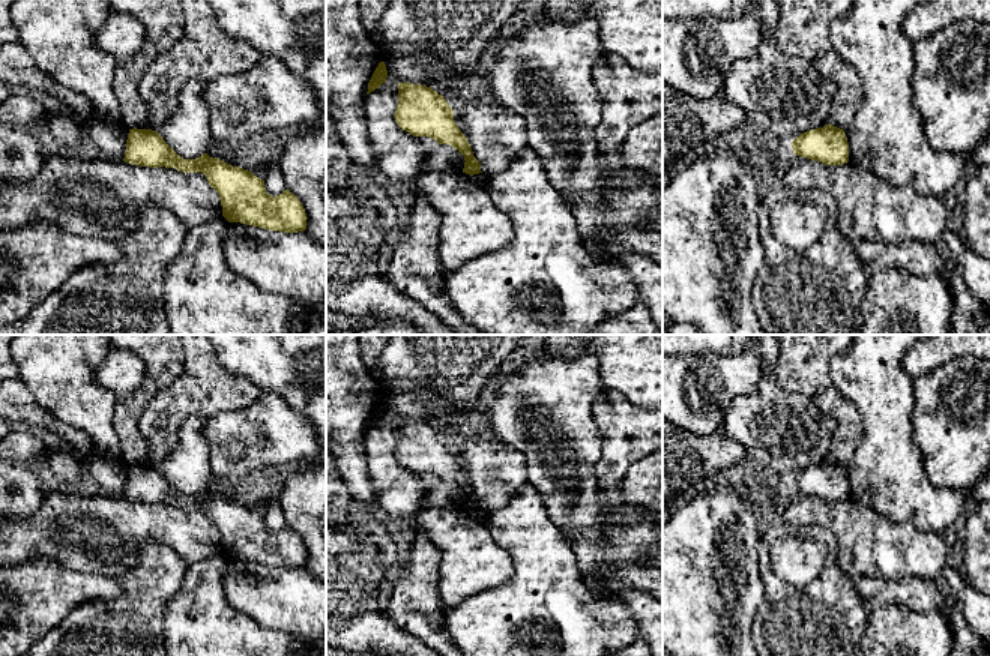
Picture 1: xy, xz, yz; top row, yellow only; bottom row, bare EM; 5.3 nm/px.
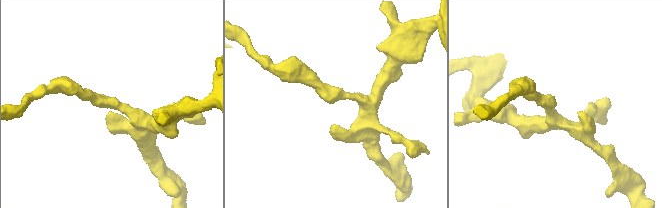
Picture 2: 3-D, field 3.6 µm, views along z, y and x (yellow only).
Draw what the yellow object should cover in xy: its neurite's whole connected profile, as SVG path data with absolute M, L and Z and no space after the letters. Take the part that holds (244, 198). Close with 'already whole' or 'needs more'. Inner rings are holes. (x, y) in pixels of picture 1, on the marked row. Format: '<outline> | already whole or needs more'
M129 129L123 161L140 167L203 173L209 185L218 192L222 216L228 222L284 233L306 230L305 209L288 189L272 197L264 188L264 180L248 170L210 158L207 153L197 159L183 159L156 131Z | already whole

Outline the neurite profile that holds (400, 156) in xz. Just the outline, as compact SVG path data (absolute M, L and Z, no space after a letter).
M395 45L380 48L380 62L386 65L388 78L365 98L367 135L377 161L377 171L383 173L394 188L410 188L425 170L427 152L416 137L403 131L394 119L398 105L398 84L410 83L427 87L440 84L445 87L442 96L446 102L463 102L467 87L451 81L445 71L437 71L416 53L398 51Z

